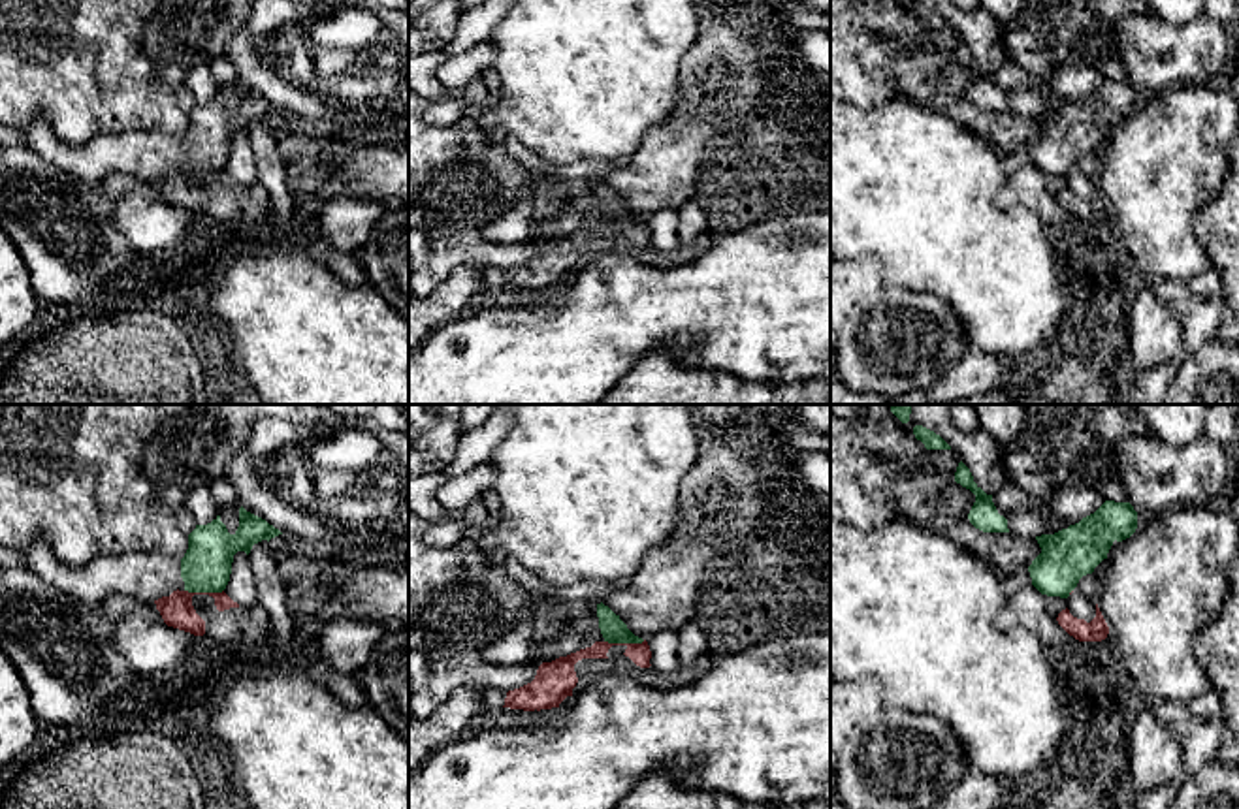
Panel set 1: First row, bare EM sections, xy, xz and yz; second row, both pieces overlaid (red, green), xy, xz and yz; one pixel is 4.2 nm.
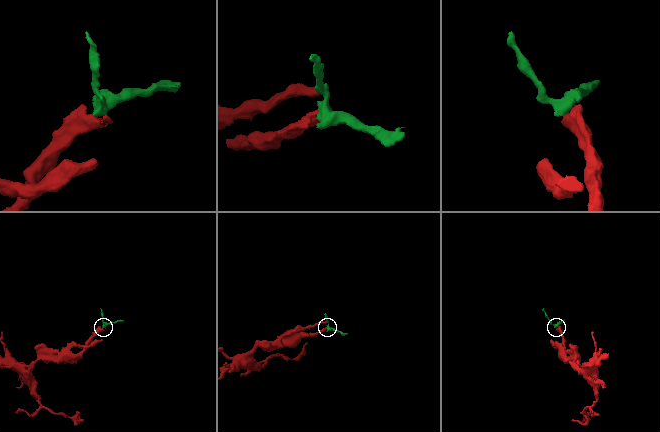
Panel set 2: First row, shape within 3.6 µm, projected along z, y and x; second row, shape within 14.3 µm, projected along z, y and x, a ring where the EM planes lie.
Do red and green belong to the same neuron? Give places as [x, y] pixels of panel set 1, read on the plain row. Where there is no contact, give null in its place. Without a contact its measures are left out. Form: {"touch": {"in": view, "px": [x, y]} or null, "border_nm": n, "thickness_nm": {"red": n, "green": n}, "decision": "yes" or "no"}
{"touch": {"in": "xz", "px": [624, 222]}, "border_nm": 180, "thickness_nm": {"red": 90, "green": 110}, "decision": "no"}

